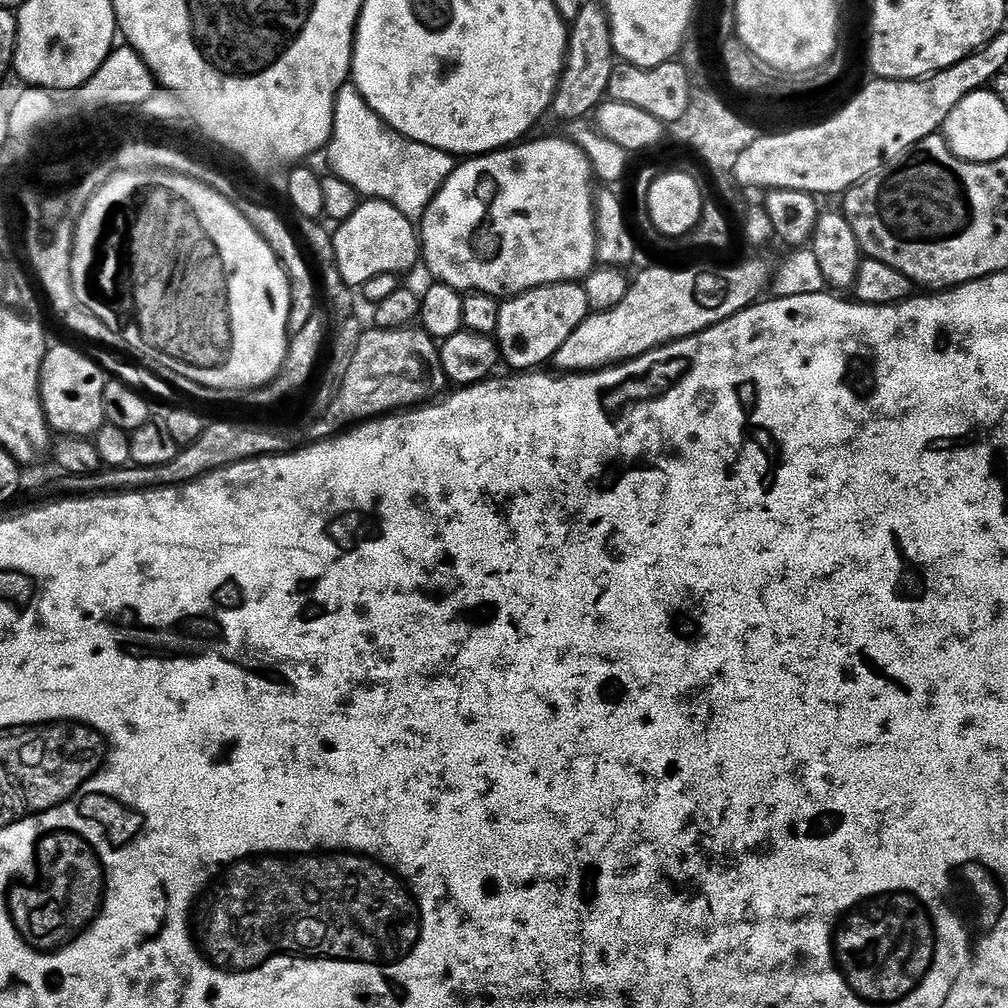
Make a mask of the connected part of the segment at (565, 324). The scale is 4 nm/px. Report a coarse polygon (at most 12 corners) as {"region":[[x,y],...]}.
{"region":[[584,284],[505,299],[505,365],[547,365],[590,314]]}

